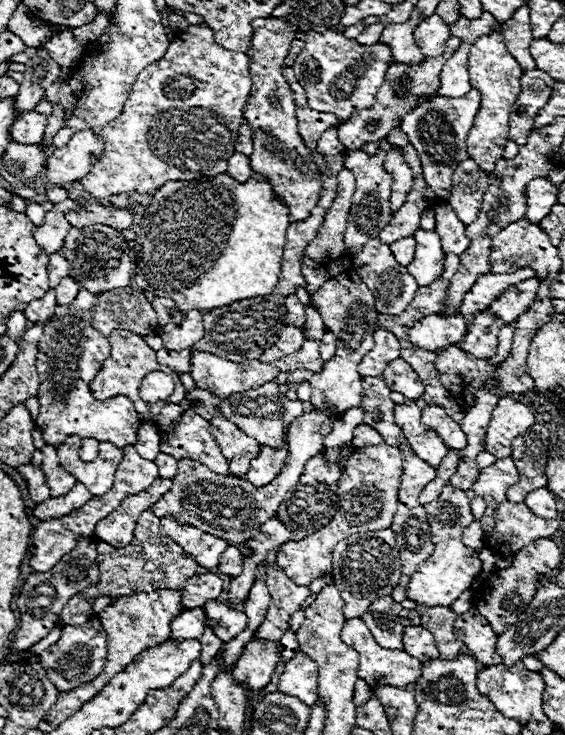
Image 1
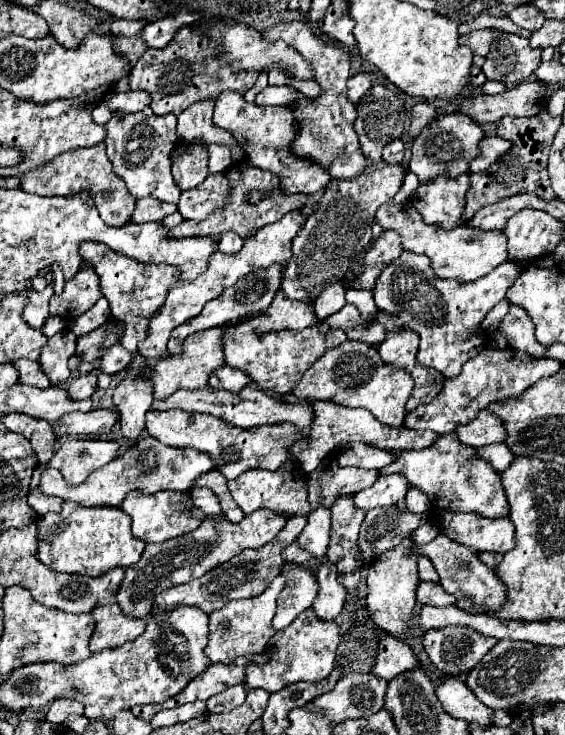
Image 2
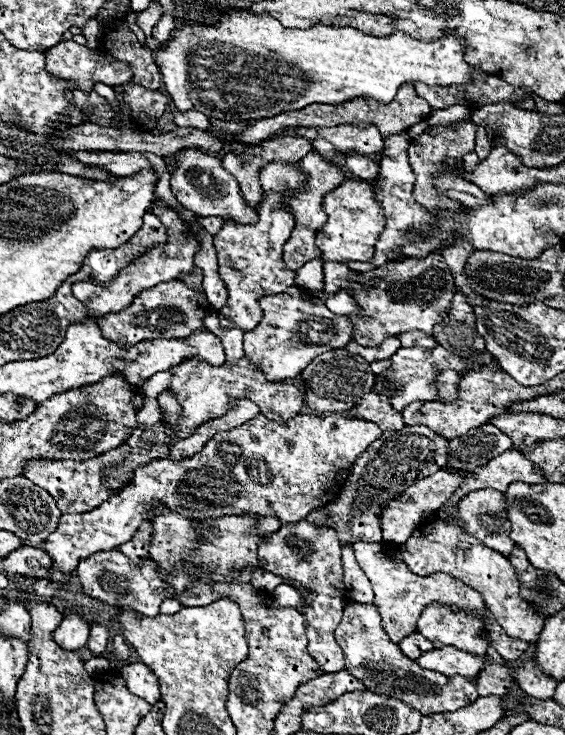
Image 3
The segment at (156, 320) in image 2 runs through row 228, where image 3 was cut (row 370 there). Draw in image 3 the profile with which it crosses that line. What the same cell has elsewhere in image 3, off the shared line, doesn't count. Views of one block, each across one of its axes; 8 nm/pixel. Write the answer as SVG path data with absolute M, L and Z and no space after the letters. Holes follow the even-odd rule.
M290 286L286 292L260 298L264 310L262 322L244 334L244 356L258 364L266 380L286 380L296 378L314 356L320 352L330 352L332 348L344 348L352 336L352 324L346 316L332 314L320 298L300 292L300 288Z

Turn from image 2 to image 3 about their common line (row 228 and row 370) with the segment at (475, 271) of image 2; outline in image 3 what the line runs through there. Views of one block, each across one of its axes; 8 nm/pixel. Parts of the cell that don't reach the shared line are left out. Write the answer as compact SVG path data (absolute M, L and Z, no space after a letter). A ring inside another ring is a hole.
M436 346L432 350L426 348L400 348L392 358L390 358L392 366L390 372L396 378L398 384L402 384L402 390L394 390L394 396L390 398L390 404L394 410L402 412L408 404L422 400L422 402L434 402L436 400L436 388L434 388L434 376L438 376L438 372L444 370L456 370L460 376L464 376L466 372L472 372L474 368L482 368L482 364L496 364L494 354L490 354L488 350L478 352L472 358L458 358L456 354L448 352L442 346Z

